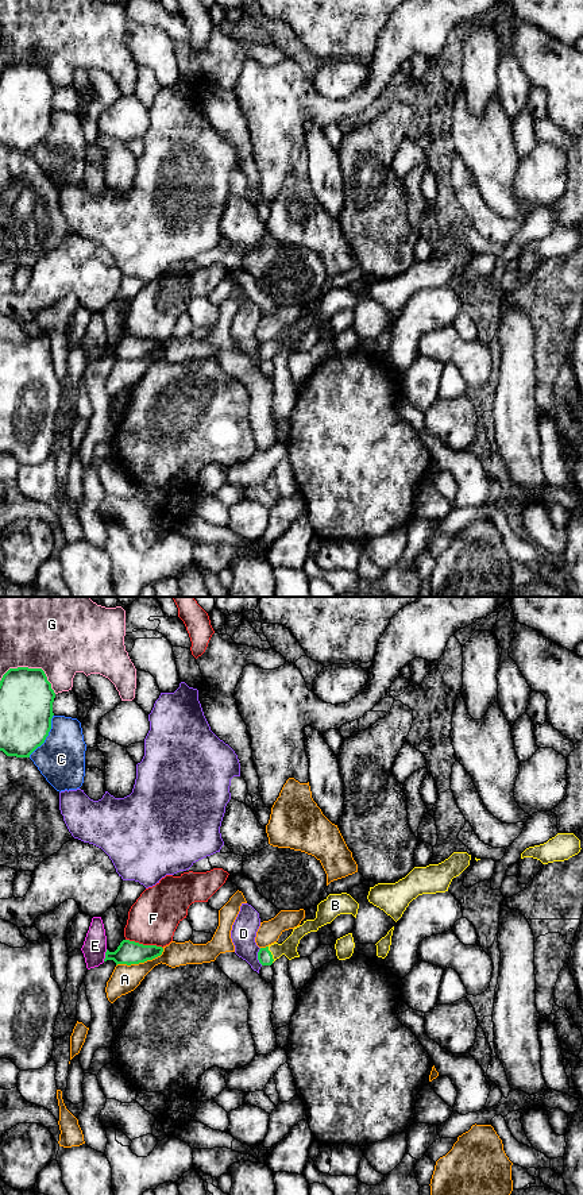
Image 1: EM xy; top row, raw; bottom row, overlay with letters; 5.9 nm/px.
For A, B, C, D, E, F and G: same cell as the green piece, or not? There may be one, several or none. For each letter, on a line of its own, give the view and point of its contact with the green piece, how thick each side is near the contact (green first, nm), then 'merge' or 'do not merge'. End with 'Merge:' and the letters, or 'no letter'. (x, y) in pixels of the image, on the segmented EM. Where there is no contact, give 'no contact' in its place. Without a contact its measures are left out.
A: xy (141, 962) | 140/160 nm | do not merge
B: xy (271, 955) | 90/100 nm | merge
C: xy (47, 735) | 320/280 nm | do not merge
D: xy (258, 956) | 90/150 nm | do not merge
E: xy (105, 955) | 140/140 nm | do not merge
F: xy (145, 945) | 140/300 nm | do not merge
G: xy (33, 669) | 320/480 nm | do not merge
Merge: B

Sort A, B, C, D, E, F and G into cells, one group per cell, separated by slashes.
A / B / C / D / E / F / G

